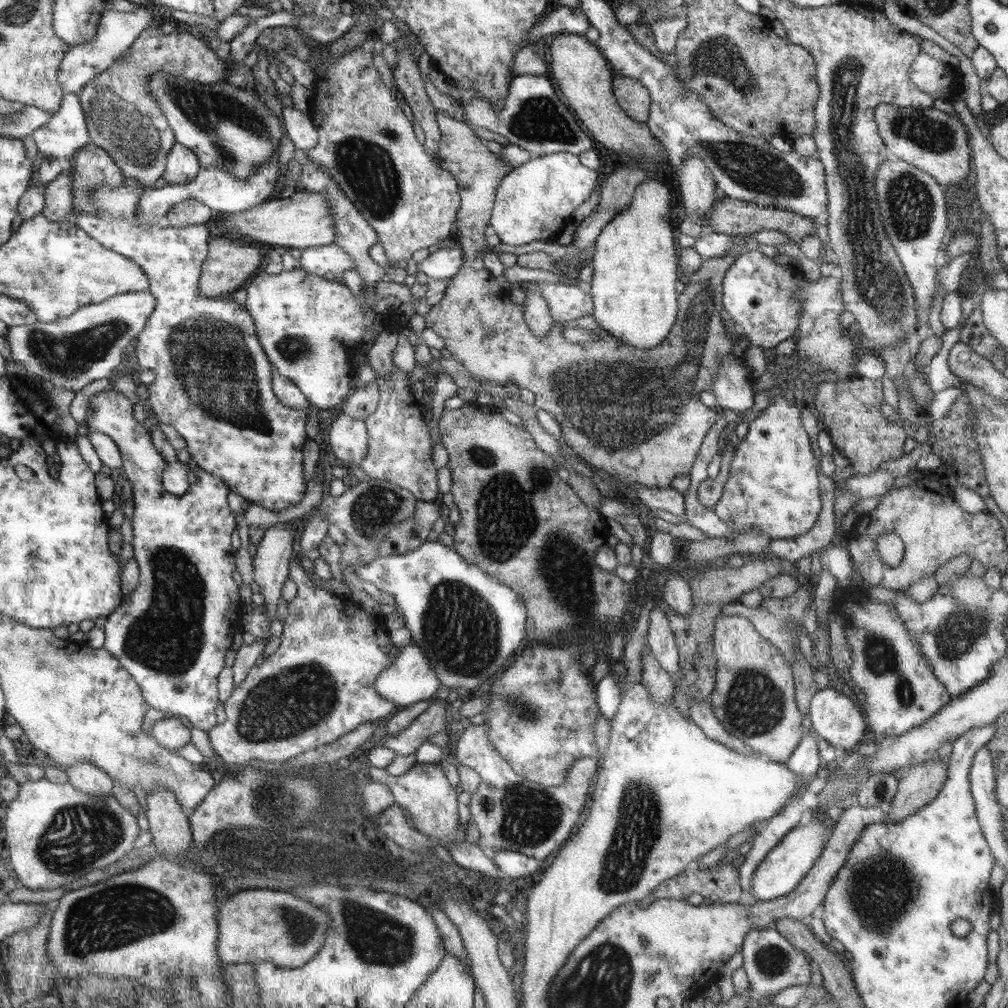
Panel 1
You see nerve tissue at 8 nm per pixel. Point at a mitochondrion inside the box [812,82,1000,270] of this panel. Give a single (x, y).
(909, 203)

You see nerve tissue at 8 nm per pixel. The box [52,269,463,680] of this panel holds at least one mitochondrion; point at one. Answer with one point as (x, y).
(167, 636)

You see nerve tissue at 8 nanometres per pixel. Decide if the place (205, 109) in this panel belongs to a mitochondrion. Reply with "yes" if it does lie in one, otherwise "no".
yes

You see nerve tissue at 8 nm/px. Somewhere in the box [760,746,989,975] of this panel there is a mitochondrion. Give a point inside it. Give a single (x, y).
(878, 905)

